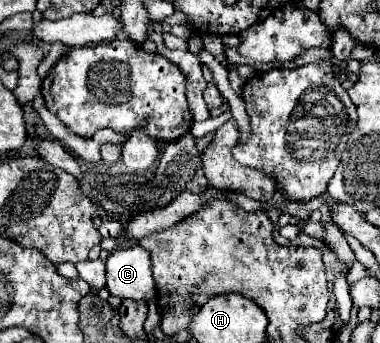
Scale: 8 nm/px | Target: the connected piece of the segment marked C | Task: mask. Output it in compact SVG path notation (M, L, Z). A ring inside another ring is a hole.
M120 248L106 260L106 290L118 298L154 300L150 254L144 248Z

